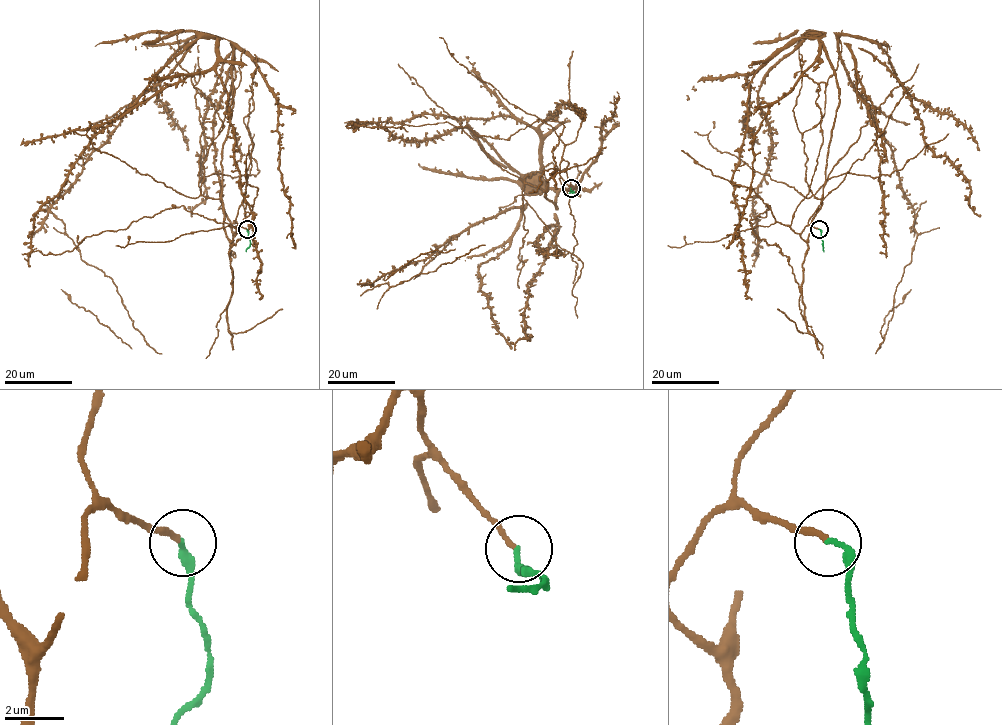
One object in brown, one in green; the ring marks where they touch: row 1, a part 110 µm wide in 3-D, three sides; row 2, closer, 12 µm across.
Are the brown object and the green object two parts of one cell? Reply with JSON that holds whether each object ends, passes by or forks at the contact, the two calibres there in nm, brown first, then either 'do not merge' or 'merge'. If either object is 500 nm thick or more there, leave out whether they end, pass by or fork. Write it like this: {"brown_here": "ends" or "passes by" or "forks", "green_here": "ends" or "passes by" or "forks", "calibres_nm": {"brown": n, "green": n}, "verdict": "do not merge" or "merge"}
{"brown_here": "ends", "green_here": "ends", "calibres_nm": {"brown": 180, "green": 200}, "verdict": "merge"}

